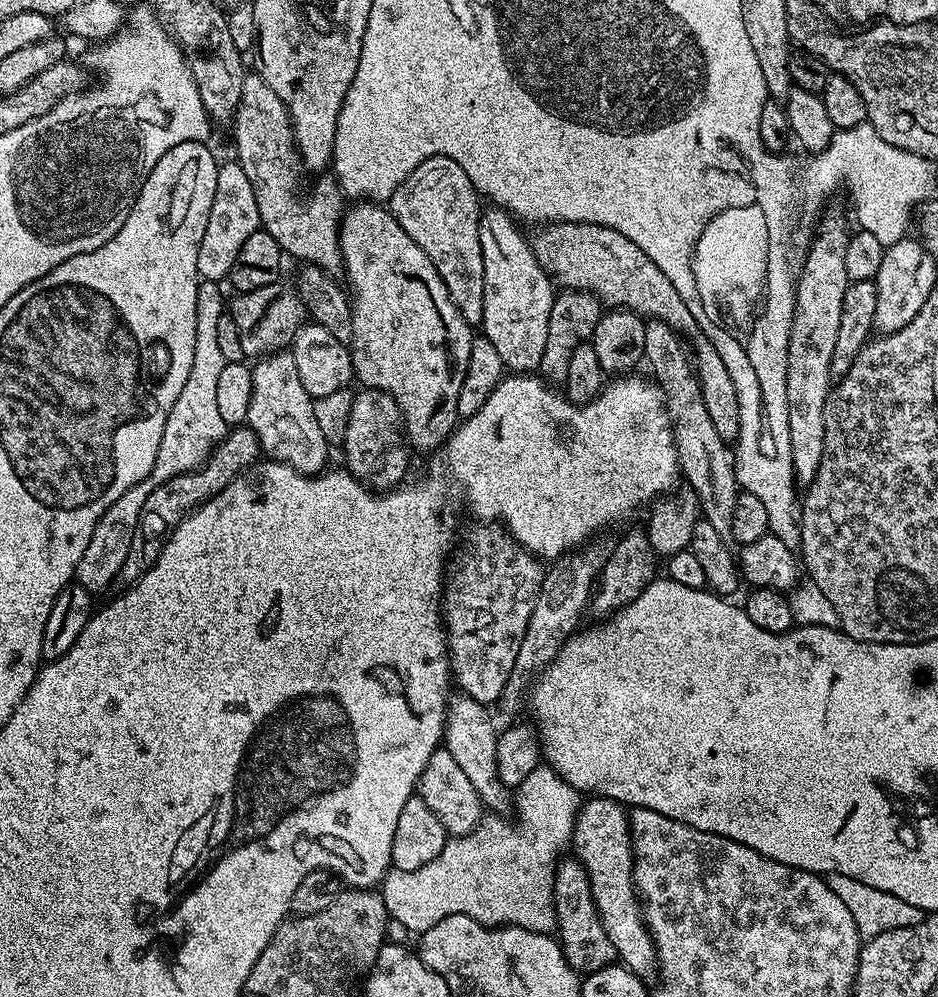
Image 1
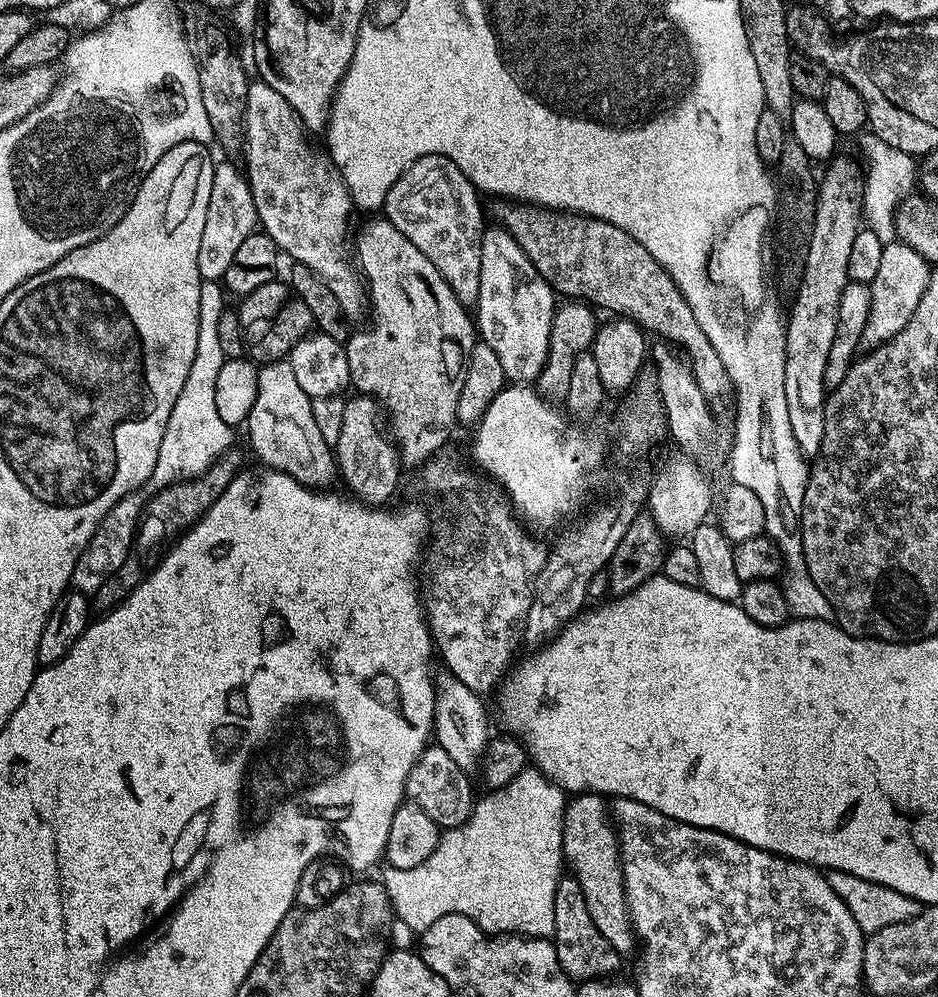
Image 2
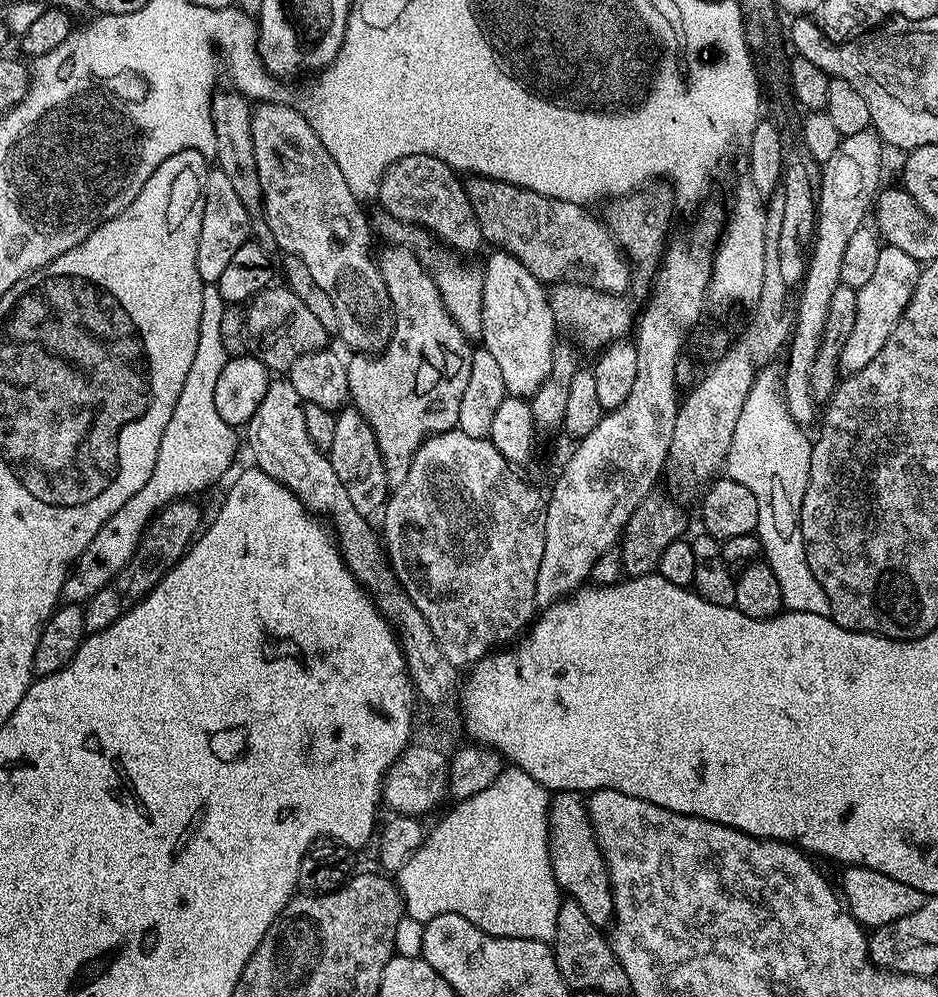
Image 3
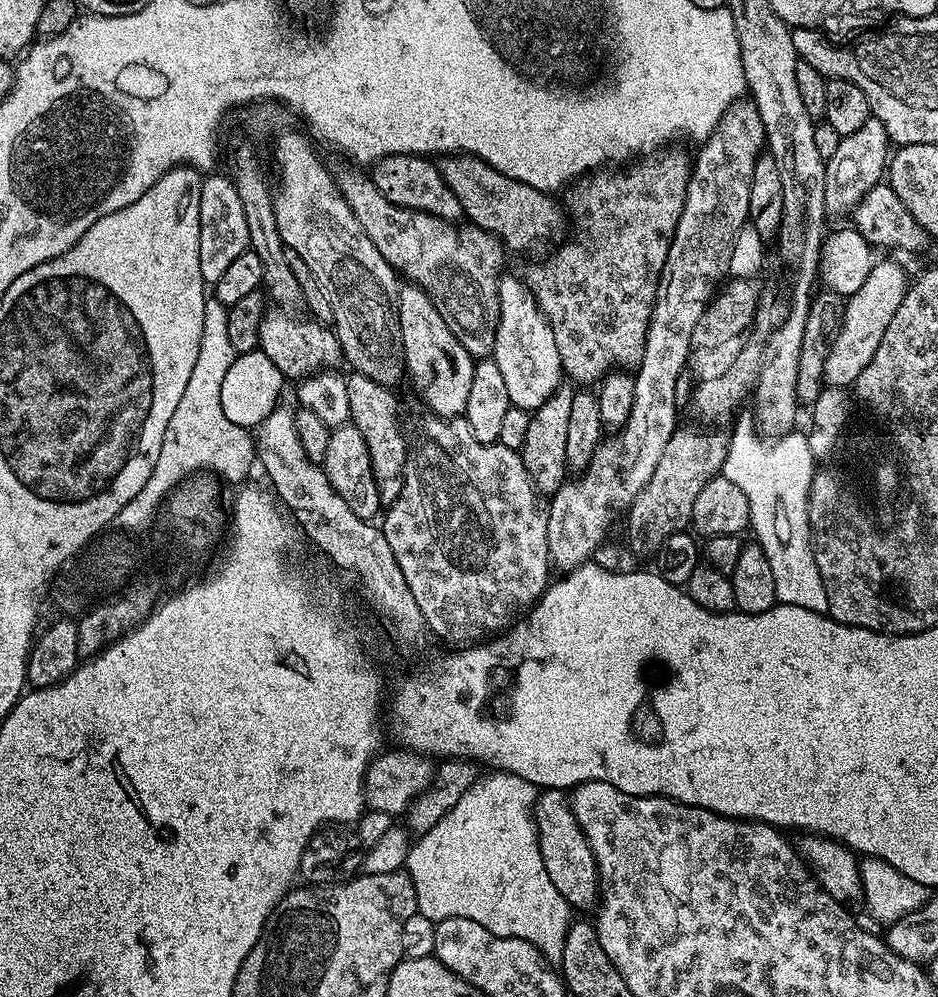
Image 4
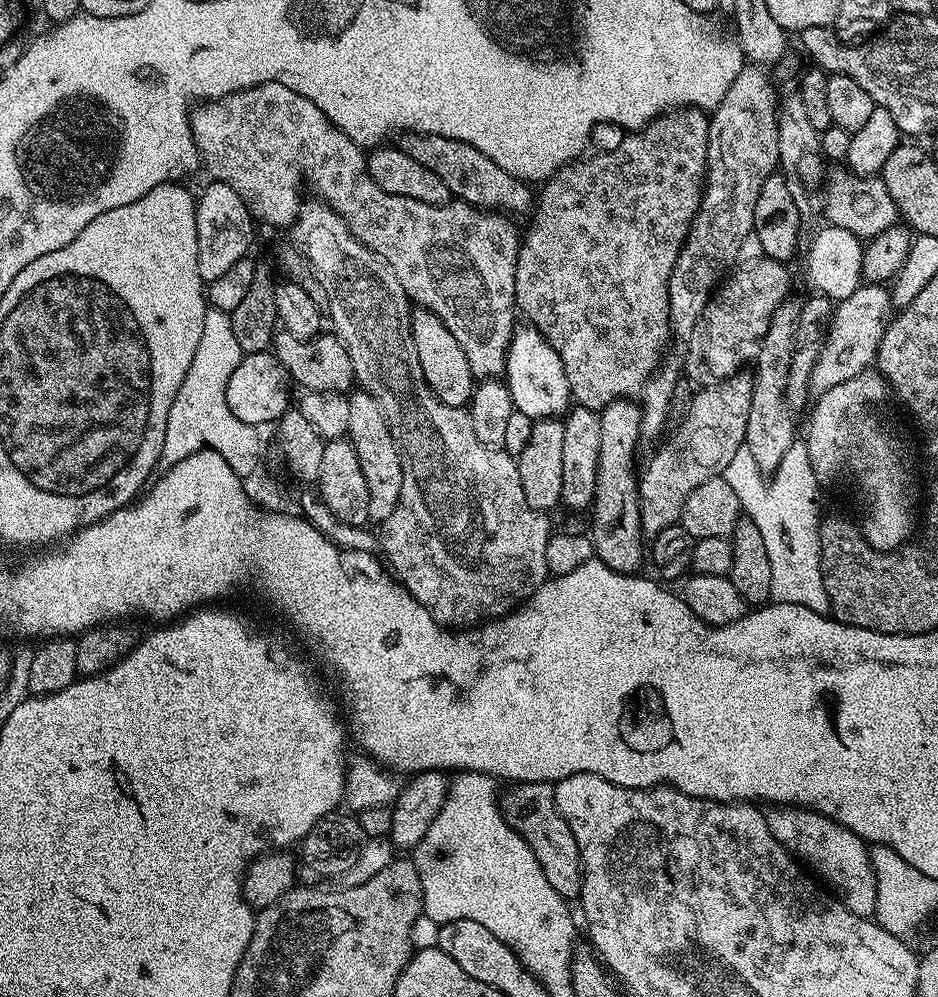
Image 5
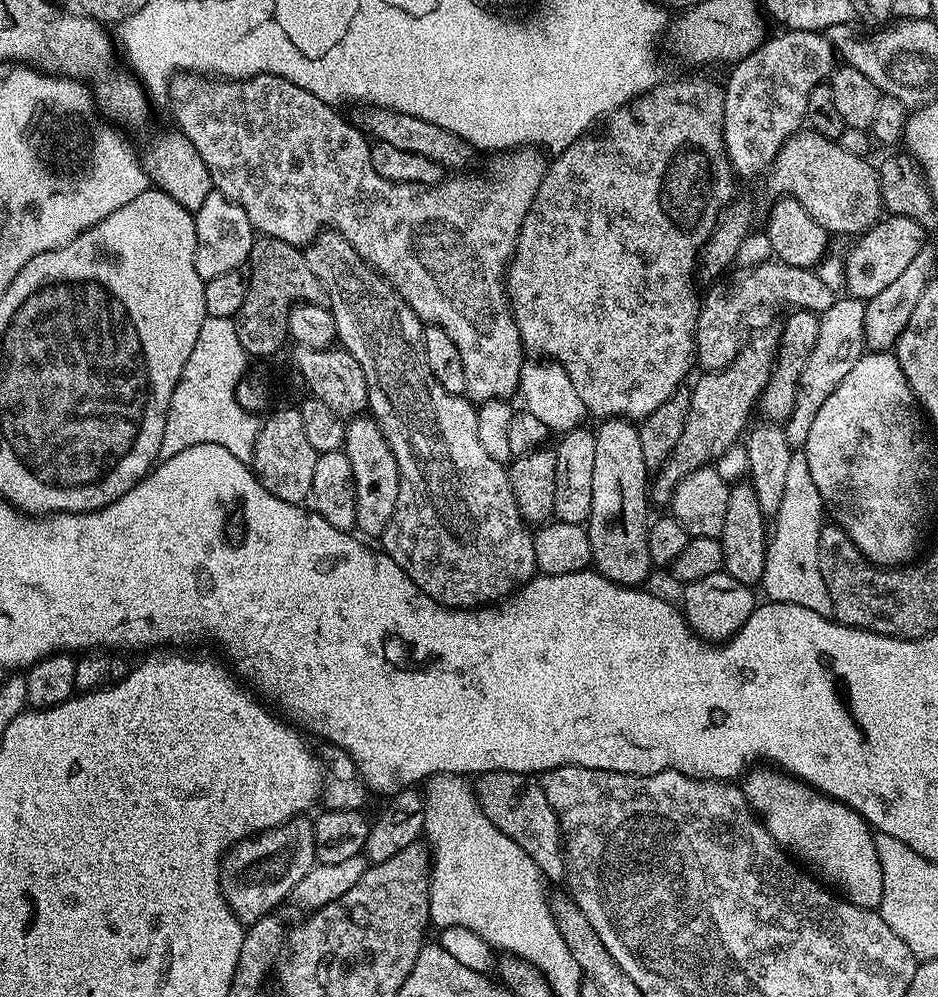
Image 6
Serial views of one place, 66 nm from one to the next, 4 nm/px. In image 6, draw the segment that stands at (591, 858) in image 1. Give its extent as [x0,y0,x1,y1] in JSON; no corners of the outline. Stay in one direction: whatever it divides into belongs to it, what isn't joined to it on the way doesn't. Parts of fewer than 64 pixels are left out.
[474,772,565,881]

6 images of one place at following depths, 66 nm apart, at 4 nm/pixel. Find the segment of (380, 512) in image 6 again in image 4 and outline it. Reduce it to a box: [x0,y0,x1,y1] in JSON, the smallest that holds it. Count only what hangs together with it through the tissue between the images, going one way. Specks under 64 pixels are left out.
[347,371,408,505]

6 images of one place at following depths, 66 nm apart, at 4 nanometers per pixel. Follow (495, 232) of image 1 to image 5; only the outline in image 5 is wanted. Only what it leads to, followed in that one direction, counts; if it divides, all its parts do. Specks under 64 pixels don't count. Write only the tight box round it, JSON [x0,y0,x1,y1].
[503,326,572,421]

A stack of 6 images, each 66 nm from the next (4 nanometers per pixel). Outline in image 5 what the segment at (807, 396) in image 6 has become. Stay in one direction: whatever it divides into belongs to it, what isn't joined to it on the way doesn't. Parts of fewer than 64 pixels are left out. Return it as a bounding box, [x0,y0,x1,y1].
[808,283,893,397]

